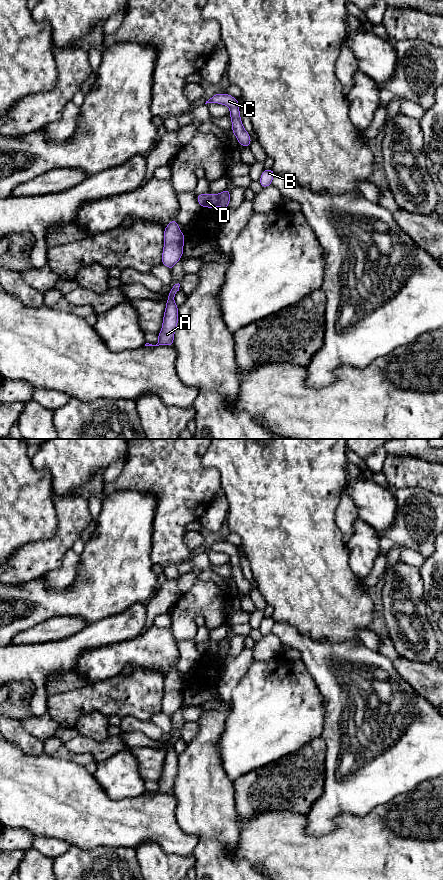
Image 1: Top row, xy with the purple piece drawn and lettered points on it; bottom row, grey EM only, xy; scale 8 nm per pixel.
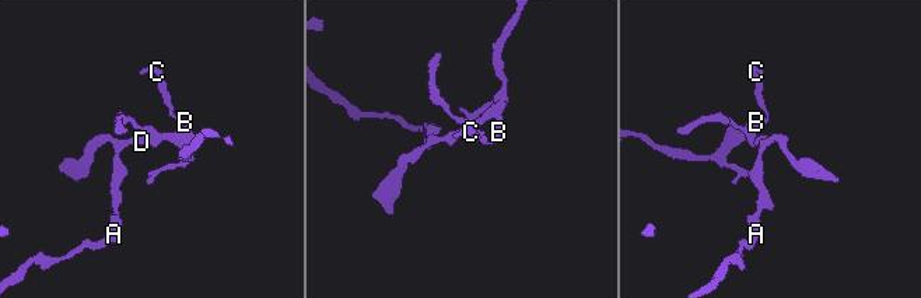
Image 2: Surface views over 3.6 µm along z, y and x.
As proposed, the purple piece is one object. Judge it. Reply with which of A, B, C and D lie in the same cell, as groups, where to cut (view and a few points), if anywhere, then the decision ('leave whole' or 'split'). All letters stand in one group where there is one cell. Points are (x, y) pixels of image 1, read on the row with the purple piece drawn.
A D / B C; cut in xy along (217, 195), (219, 205); split

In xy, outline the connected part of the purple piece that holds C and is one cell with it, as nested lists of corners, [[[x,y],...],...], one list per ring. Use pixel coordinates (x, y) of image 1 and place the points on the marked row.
[[[217,93],[213,95],[208,101],[206,101],[205,104],[207,103],[223,104],[229,107],[230,118],[232,121],[231,130],[236,136],[238,144],[244,147],[250,147],[251,137],[249,133],[244,129],[241,121],[239,111],[239,100],[229,95],[228,93],[226,94]]]

